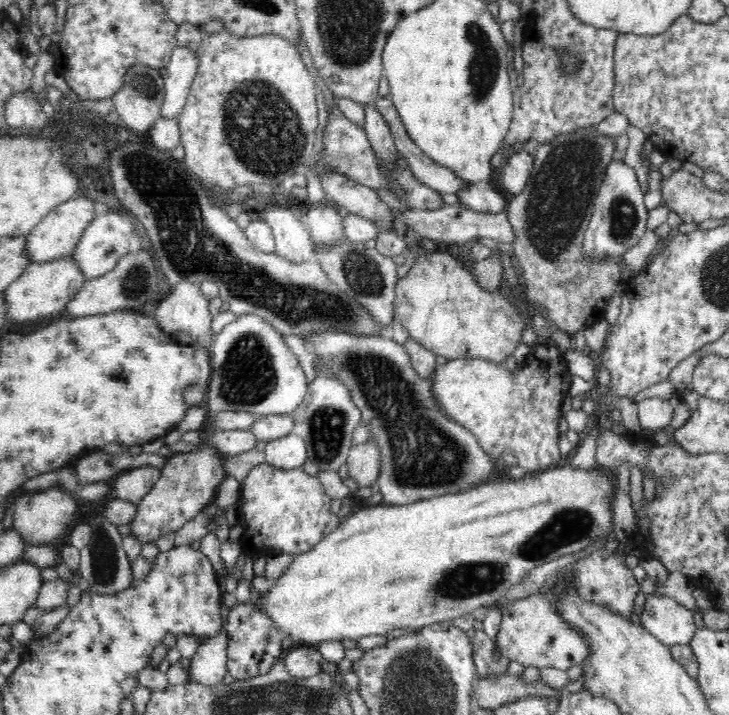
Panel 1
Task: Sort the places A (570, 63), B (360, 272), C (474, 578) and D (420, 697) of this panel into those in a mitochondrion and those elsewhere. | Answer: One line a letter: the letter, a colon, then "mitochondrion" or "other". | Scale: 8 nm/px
A: mitochondrion
B: mitochondrion
C: mitochondrion
D: mitochondrion

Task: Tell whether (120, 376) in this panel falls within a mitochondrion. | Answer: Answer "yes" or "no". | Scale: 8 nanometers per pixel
yes

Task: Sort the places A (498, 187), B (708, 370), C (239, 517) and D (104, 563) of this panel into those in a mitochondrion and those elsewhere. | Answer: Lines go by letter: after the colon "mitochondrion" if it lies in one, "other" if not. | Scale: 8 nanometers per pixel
A: other
B: other
C: other
D: mitochondrion

